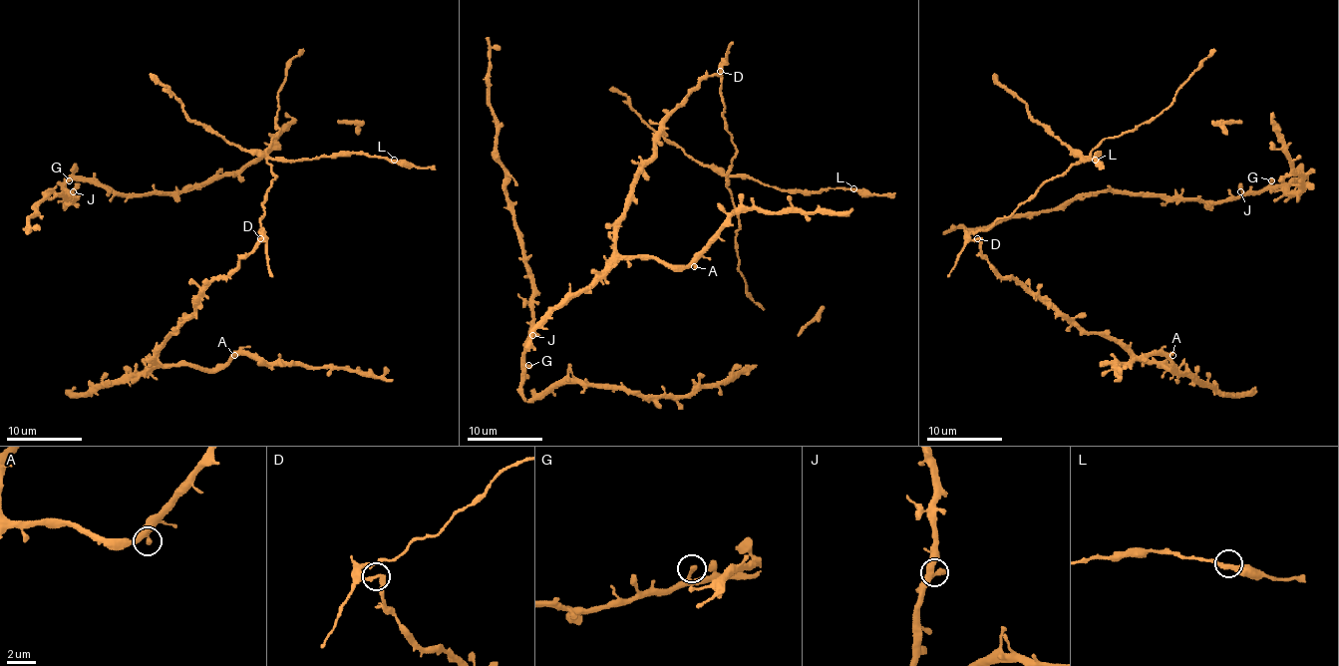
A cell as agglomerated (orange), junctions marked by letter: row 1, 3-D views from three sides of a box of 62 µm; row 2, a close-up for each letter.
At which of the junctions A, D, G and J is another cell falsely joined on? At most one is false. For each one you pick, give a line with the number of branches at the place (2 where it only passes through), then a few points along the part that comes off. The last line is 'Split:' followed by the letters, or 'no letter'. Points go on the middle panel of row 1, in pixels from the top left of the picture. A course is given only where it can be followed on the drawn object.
D: branches 2; course (721, 71), (723, 63), (723, 119), (736, 151), (727, 186), (738, 215), (738, 270), (746, 293), (765, 308)
Split: D

